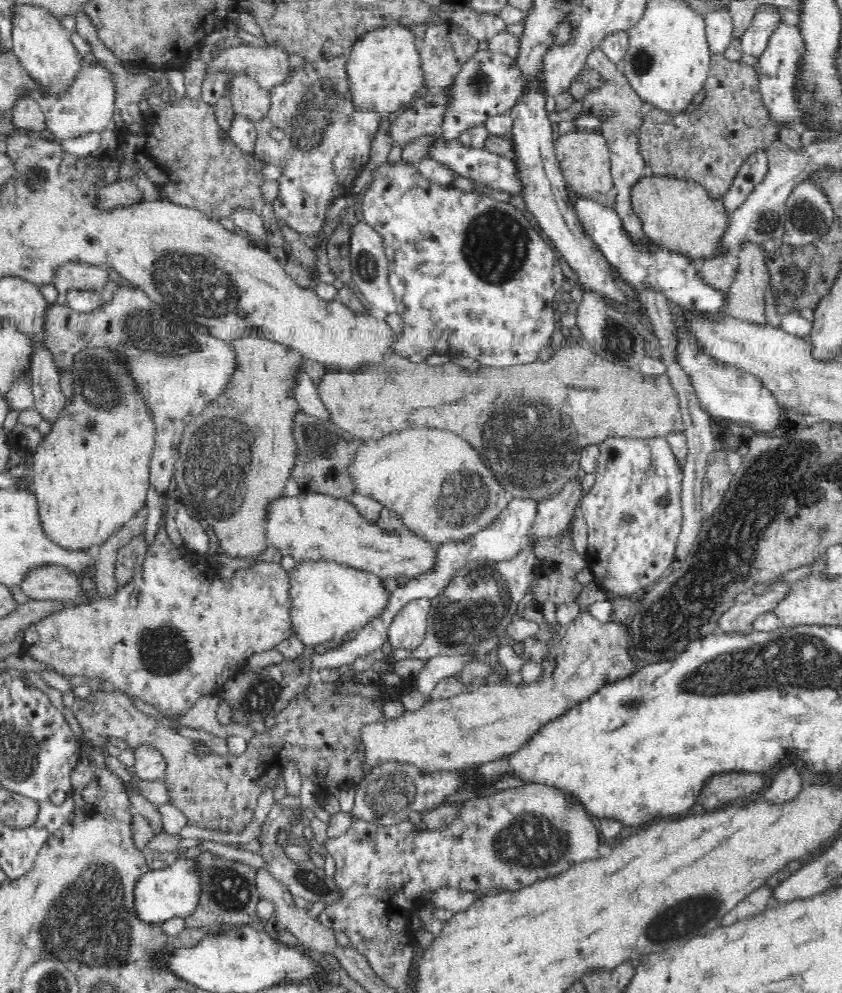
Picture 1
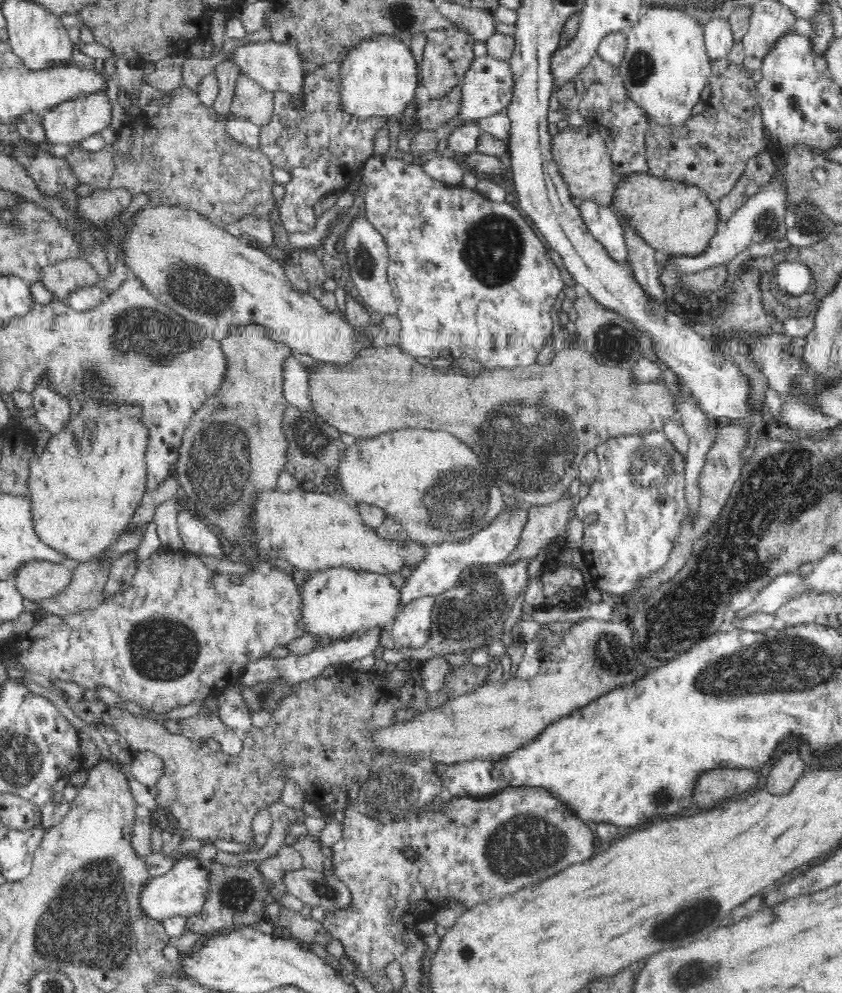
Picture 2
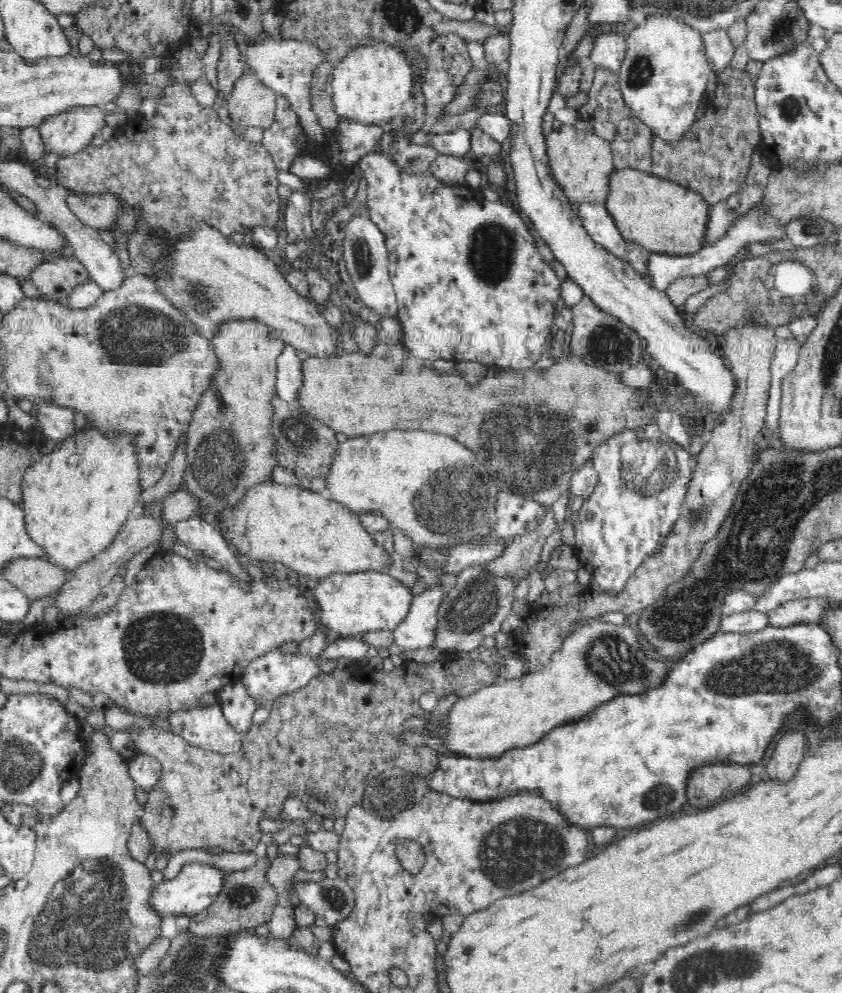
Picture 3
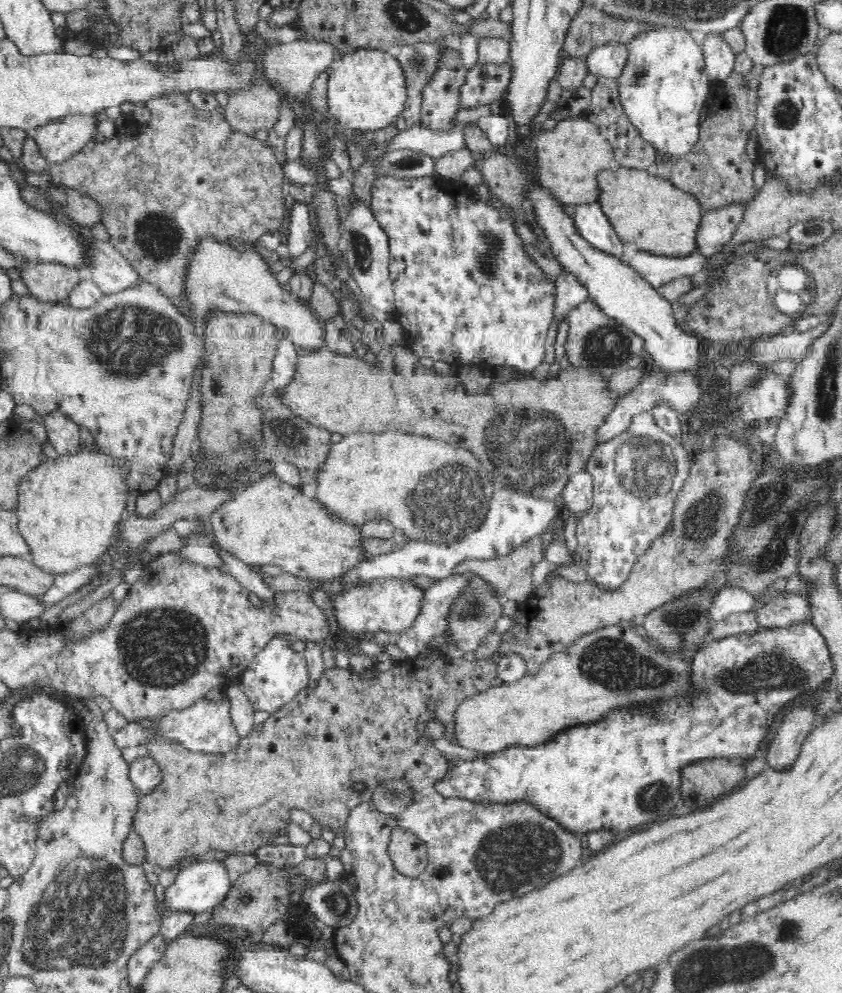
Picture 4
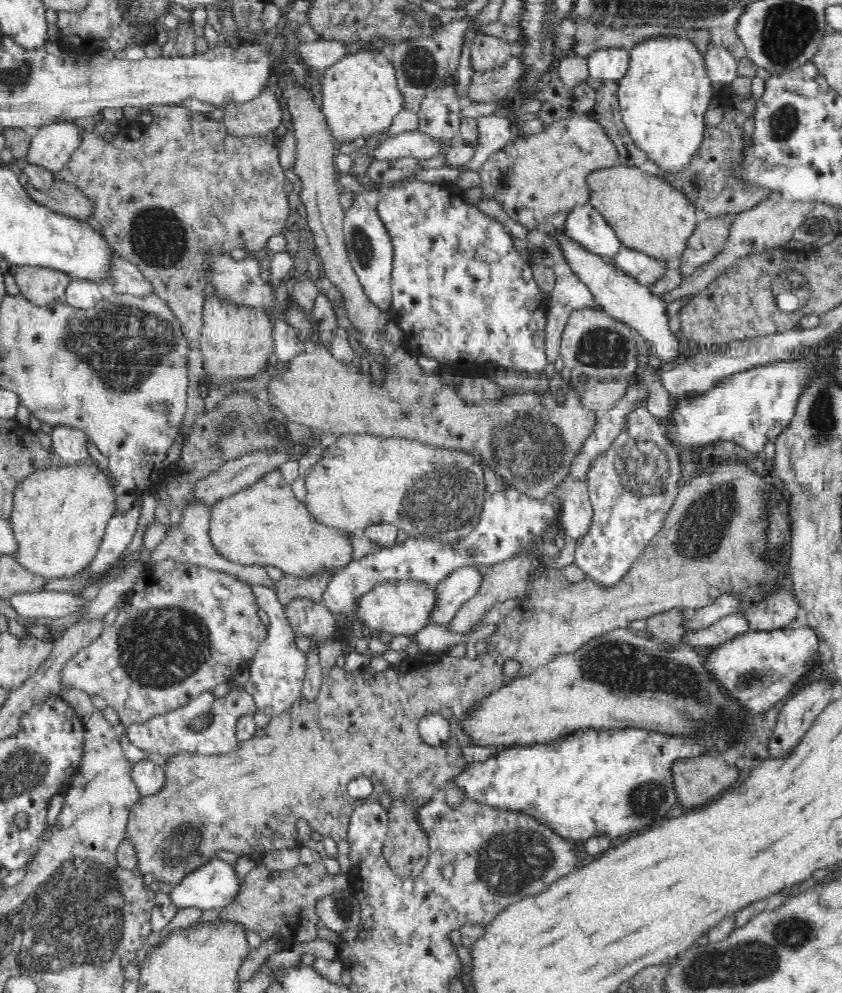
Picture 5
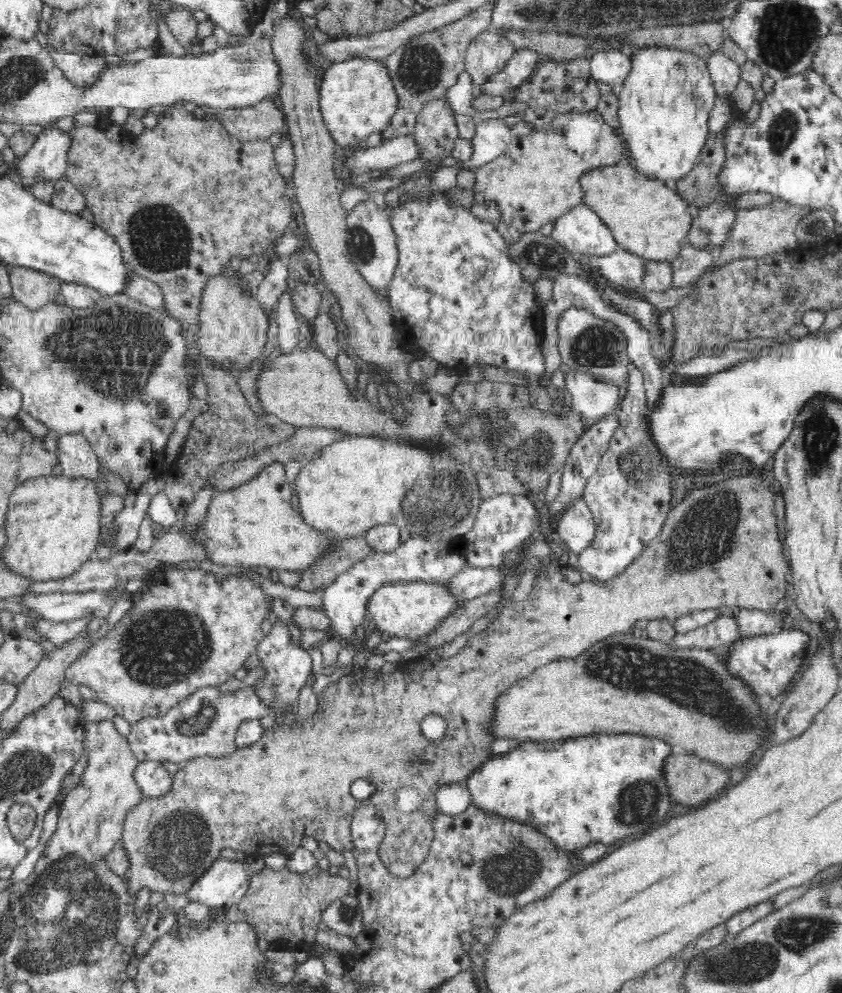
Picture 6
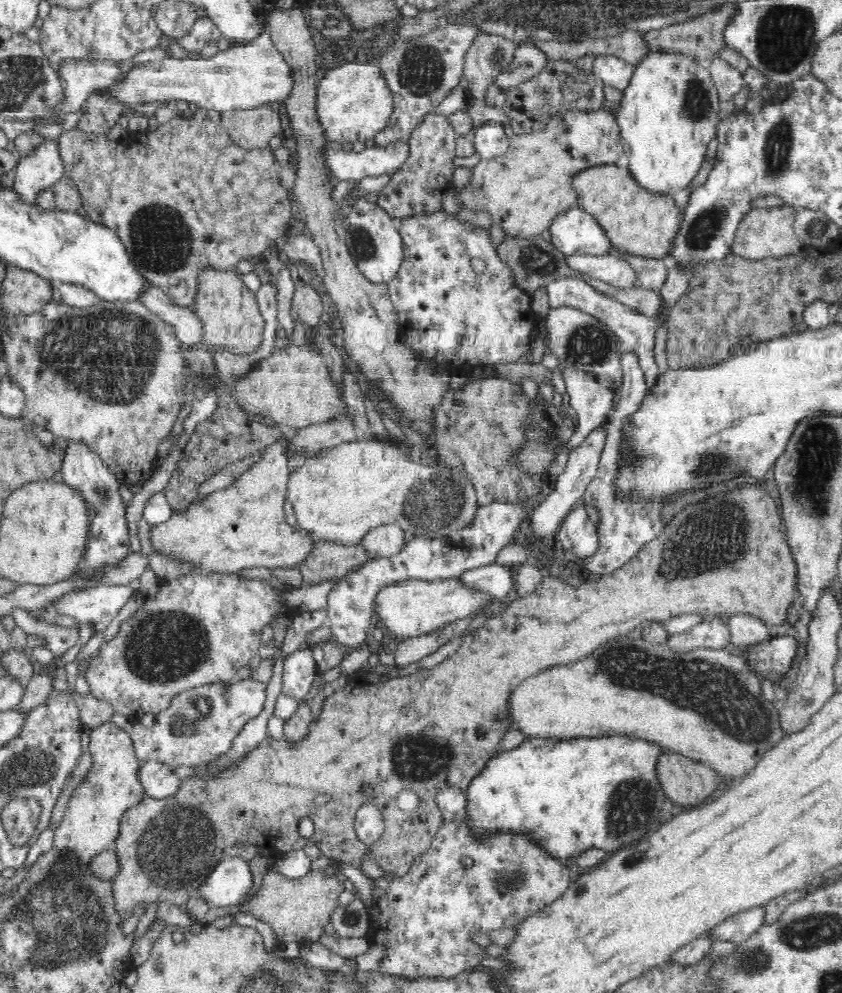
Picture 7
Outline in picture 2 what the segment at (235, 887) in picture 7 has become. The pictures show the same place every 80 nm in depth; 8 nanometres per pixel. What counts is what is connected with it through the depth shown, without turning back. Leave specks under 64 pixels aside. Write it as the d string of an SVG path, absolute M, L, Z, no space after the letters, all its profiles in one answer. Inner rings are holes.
M188 856L180 858L168 874L152 876L141 889L138 903L141 912L149 922L164 922L173 917L182 917L187 920L197 915L204 906L206 891L208 890L208 872L199 860L190 860Z

